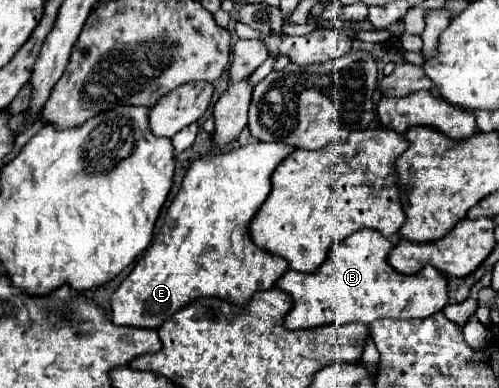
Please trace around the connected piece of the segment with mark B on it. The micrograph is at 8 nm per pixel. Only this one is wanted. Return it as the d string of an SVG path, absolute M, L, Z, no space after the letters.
M361 229L347 239L339 241L333 245L333 251L325 259L325 263L311 275L307 273L297 273L297 271L287 271L279 281L277 287L283 289L293 297L293 309L289 311L285 319L287 329L313 329L321 327L327 323L355 323L361 321L365 325L373 323L375 319L391 317L391 319L425 319L431 317L433 313L441 311L447 305L447 279L443 273L437 273L433 267L421 269L417 275L403 275L397 273L389 263L387 255L393 249L393 243L387 237L381 237L381 233L371 231L371 229Z

